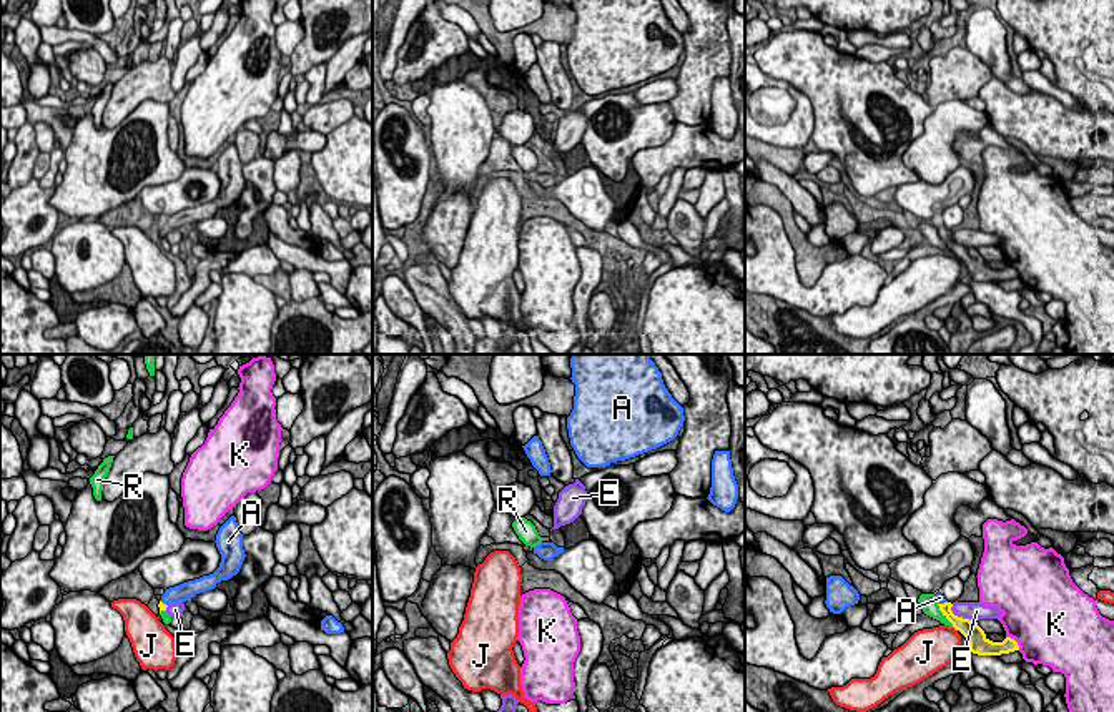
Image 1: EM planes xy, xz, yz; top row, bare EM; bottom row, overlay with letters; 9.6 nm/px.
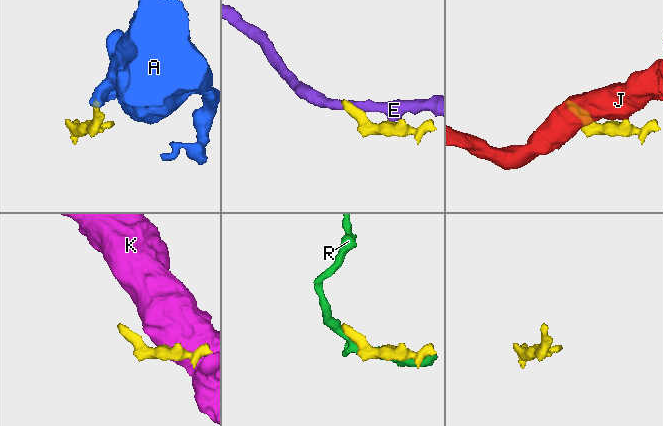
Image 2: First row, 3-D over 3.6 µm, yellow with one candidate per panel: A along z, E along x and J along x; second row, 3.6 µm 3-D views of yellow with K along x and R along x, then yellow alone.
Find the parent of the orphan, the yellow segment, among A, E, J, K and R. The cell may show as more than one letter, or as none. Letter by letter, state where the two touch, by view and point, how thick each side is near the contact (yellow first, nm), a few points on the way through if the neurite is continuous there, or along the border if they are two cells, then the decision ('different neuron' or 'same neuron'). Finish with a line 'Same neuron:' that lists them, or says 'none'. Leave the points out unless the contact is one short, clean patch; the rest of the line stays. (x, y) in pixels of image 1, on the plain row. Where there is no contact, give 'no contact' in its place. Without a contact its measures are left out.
A: contact yz (941, 232); calibres 130 and 70 nm; way yz (958, 250), (941, 232), (940, 225); same neuron
E: contact yz (960, 245); calibres 190 and 190 nm; different neuron
J: contact yz (955, 255); calibres 190 and 380 nm; different neuron
K: contact yz (1015, 268); calibres 140 and 500 nm; different neuron
R: contact yz (943, 242); calibres 160 and 160 nm; different neuron
Same neuron: A

